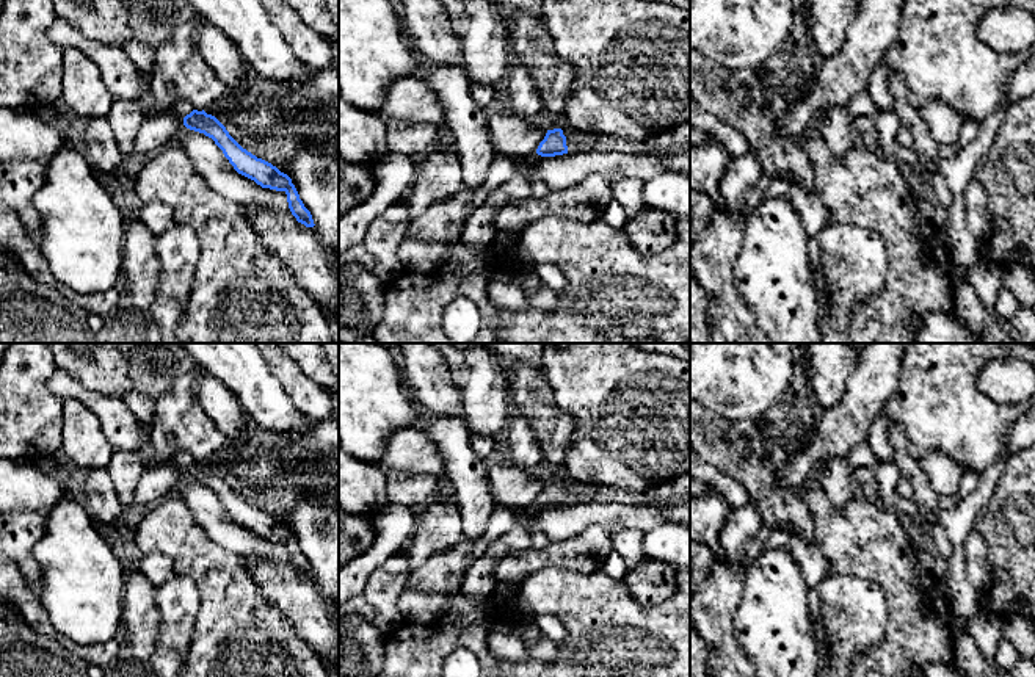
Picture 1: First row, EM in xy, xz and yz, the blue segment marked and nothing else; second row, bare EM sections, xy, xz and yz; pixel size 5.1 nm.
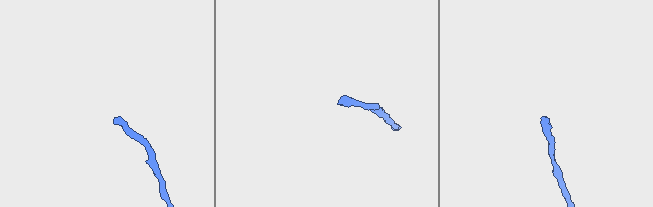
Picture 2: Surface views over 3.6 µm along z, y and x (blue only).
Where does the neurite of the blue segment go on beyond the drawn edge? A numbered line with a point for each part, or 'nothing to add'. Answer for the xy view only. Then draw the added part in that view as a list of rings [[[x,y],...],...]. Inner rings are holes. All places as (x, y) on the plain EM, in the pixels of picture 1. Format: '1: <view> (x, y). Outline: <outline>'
1: xy (182, 458). Outline: [[[171,442],[171,447],[174,450],[171,459],[179,467],[185,469],[187,465],[190,465],[194,461],[193,456],[188,451],[179,448],[176,442]]]

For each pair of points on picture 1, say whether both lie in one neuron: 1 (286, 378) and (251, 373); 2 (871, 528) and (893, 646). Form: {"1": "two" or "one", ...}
{"1": "two", "2": "one"}

